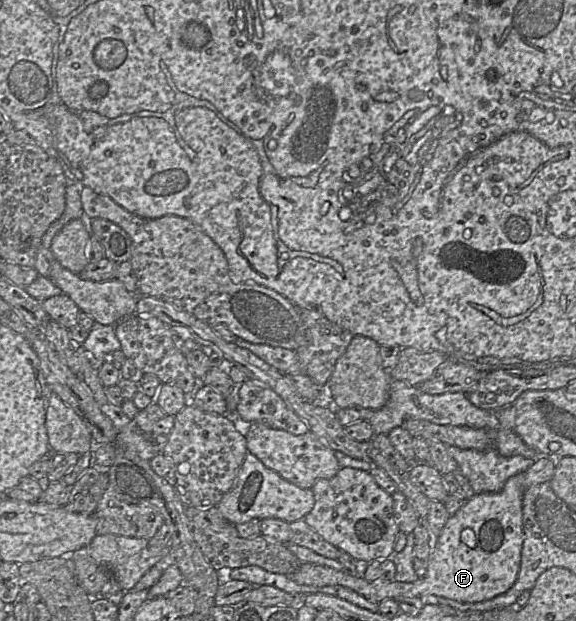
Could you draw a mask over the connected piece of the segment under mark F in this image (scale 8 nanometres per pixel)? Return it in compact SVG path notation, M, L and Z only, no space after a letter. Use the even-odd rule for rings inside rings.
M537 456L524 472L511 476L498 492L474 494L446 521L434 548L430 549L426 573L414 582L367 581L345 570L302 563L300 568L287 576L300 585L340 585L354 590L365 599L379 603L383 599L403 597L441 596L462 603L491 600L508 591L515 583L521 564L523 534L523 495L533 485L549 483L554 476L556 461Z

